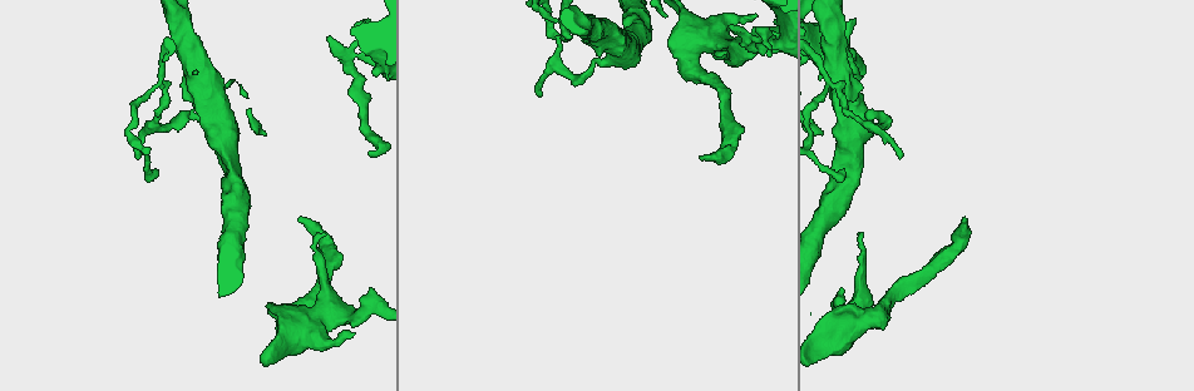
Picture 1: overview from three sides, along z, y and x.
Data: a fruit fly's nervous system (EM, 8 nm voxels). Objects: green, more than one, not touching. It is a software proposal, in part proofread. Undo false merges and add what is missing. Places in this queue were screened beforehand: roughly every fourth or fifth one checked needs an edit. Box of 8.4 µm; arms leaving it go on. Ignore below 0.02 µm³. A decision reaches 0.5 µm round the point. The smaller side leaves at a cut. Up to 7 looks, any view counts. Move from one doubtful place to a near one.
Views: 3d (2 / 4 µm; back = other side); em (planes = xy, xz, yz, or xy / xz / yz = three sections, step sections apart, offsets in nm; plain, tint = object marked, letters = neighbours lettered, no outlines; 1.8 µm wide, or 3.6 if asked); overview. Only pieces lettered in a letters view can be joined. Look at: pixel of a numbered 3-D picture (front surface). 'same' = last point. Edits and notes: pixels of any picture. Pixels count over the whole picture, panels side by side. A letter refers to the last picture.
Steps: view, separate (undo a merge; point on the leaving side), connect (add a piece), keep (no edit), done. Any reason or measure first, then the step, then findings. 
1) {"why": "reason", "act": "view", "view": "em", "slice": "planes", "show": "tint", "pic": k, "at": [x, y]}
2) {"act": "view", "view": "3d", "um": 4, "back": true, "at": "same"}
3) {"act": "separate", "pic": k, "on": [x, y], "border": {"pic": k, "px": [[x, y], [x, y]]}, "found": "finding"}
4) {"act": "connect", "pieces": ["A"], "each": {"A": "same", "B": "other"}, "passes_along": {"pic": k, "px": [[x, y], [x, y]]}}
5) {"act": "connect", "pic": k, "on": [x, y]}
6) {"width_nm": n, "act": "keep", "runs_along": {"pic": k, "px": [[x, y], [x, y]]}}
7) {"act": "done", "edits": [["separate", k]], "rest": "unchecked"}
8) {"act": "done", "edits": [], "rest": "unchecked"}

{"why": "sharp bend", "act": "view", "view": "3d", "um": 2, "pic": 1, "at": [874, 129]}

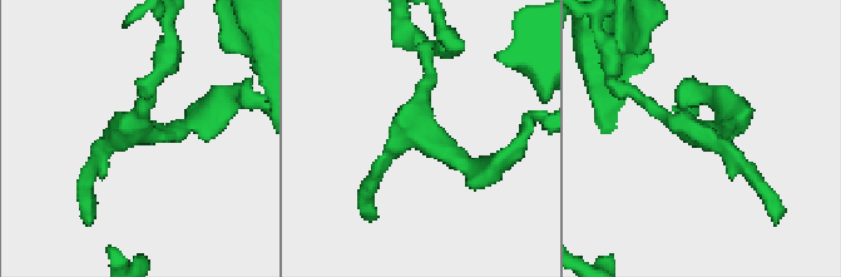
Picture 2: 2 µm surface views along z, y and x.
{"act": "view", "view": "em", "slice": "xz", "step": 8, "show": "plain", "pic": 2, "at": [427, 138]}

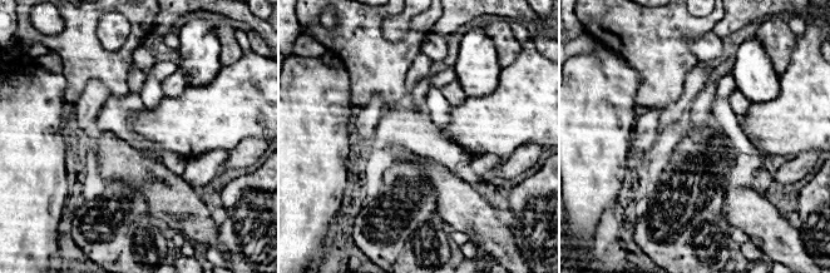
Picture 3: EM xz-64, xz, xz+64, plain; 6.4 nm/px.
{"why": "what lies round it", "act": "view", "view": "em", "slice": "xz", "step": 8, "show": "letters", "at": "same"}

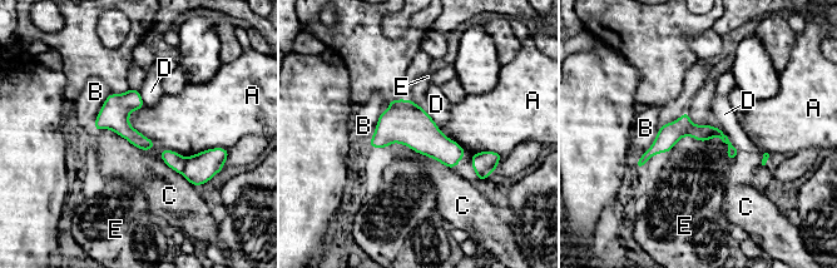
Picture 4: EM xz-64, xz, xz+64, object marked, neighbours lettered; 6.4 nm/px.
{"act": "separate", "pic": 4, "on": [174, 160], "each": {"A": "other", "B": "other", "C": "other", "D": "other", "E": "other"}, "found": "two cells meet here"}

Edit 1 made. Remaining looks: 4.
{"why": "tapers out", "act": "view", "view": "em", "slice": "planes", "show": "letters", "pic": 1, "at": [371, 153]}

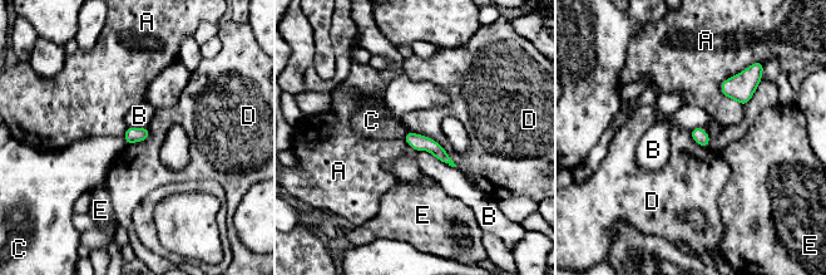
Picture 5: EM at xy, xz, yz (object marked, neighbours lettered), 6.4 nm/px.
{"width_nm": 100, "act": "keep", "each": {"A": "other", "B": "other", "C": "other", "D": "other", "E": "other"}, "runs_along": {"pic": 5, "px": [[409, 134], [433, 146], [446, 160]]}, "found": "no lettered piece goes on from it"}

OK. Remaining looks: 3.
{"why": "free end", "act": "view", "view": "em", "slice": "planes", "show": "letters", "pic": 1, "at": [963, 219]}

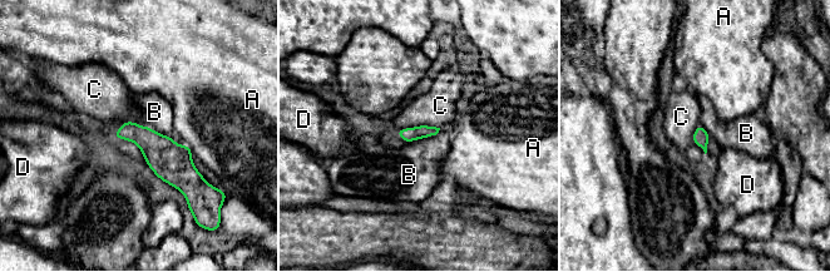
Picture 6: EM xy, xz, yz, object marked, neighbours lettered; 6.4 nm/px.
{"longest_contact_nm": ["C", 280], "act": "keep", "each": {"A": "other", "B": "other", "C": "other", "D": "other"}, "border": {"pic": 6, "px": [[439, 127], [414, 125], [396, 130]]}, "found": "no lettered piece goes on from it"}

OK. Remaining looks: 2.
{"act": "done", "edits": [["separate", 4]], "rest": "unchecked"}

